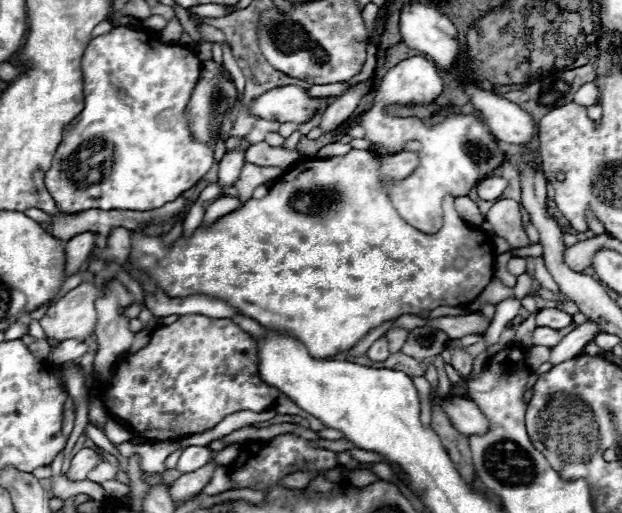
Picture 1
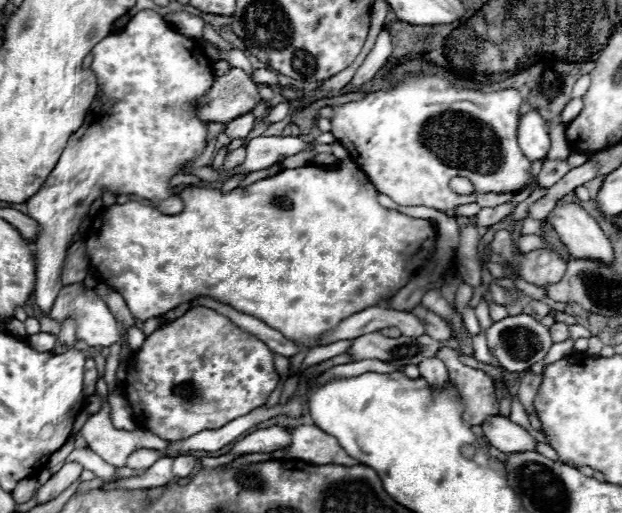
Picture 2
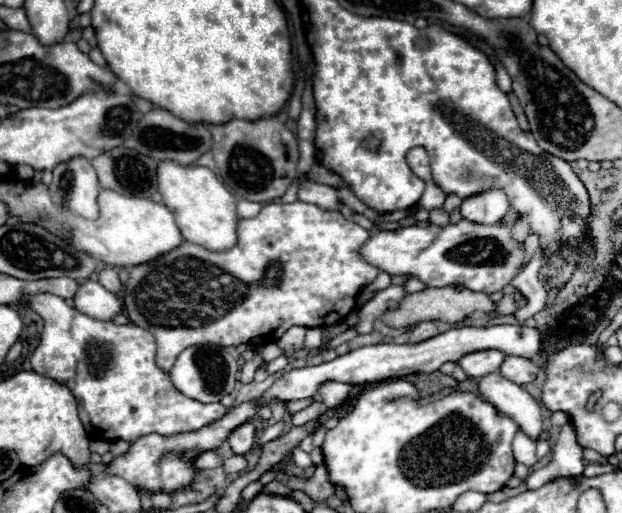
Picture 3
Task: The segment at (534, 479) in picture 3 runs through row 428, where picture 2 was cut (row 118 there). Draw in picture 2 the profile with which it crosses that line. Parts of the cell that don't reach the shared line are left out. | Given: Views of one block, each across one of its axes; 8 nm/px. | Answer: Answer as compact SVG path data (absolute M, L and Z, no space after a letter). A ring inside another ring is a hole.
M572 98L566 106L564 106L564 110L562 110L562 124L568 124L568 122L572 122L572 118L576 118L576 114L580 114L580 110L582 110L582 100L580 98Z

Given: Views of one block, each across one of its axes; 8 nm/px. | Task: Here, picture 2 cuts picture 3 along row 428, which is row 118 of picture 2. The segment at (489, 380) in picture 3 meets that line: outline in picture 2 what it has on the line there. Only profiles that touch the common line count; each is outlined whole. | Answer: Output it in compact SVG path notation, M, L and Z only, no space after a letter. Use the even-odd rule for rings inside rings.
M532 110L520 118L518 144L530 162L546 158L546 154L550 150L550 136L548 136L544 118L536 110Z

